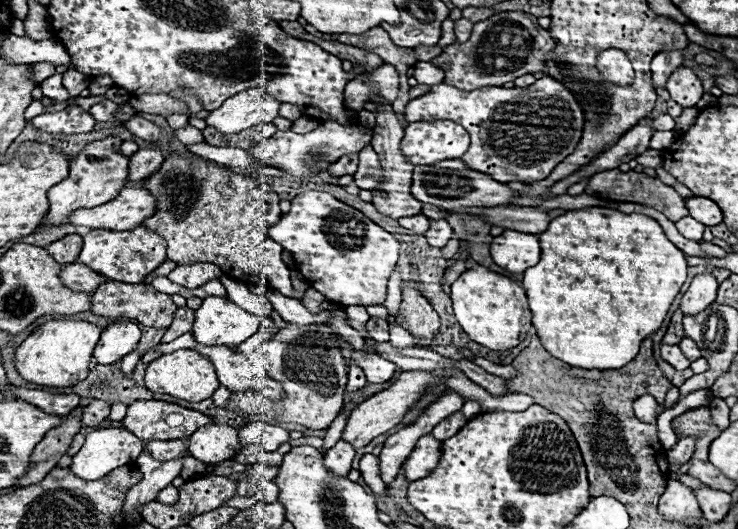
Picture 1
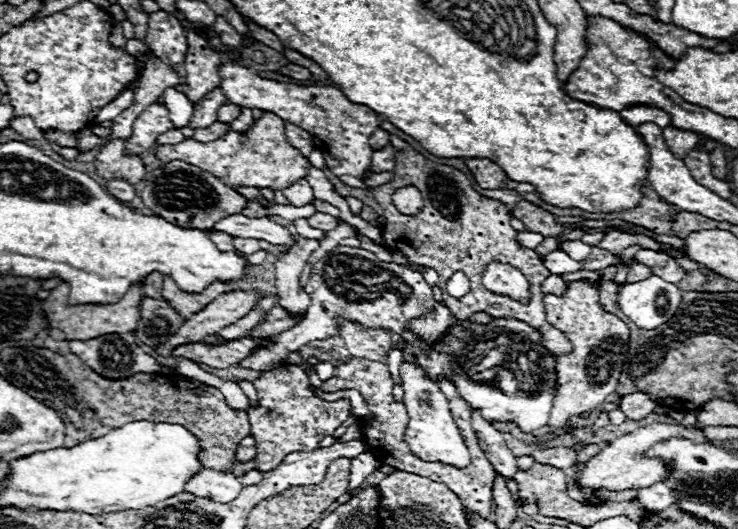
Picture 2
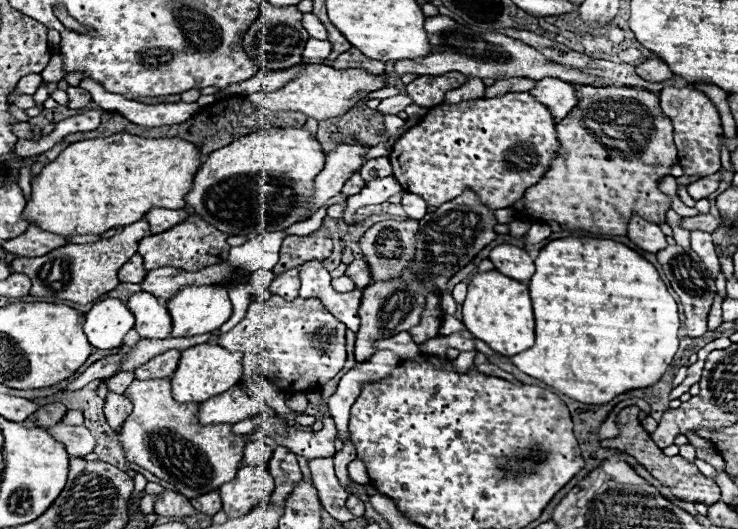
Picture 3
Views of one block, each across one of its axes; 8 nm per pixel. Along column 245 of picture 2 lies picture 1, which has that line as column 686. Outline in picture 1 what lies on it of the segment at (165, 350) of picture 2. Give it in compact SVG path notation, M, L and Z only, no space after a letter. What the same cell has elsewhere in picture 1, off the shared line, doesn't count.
M708 272L698 274L682 296L682 302L680 302L682 314L690 316L694 312L704 312L716 300L716 290L718 290L718 282L712 274Z

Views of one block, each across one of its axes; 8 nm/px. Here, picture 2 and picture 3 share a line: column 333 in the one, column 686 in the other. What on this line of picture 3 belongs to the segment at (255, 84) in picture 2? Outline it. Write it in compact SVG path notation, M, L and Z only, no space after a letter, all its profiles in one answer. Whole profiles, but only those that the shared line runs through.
M668 86L660 92L660 106L662 112L674 124L674 142L678 148L678 160L684 168L684 174L700 174L700 176L716 174L720 170L718 136L722 134L722 124L720 124L718 110L710 102L710 98L694 88Z

